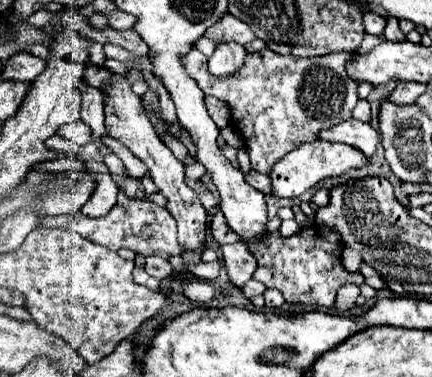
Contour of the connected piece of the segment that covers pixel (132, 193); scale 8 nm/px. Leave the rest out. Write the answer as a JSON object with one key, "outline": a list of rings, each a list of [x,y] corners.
{"outline":[[[127,176],[127,180],[119,182],[117,186],[119,186],[119,190],[121,190],[127,198],[147,198],[147,194],[145,194],[145,190],[143,190],[143,184],[141,184],[141,180],[137,180],[137,178],[129,178],[129,176]]]}

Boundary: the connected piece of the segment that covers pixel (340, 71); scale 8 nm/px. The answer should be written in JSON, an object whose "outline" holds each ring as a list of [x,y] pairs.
{"outline":[[[193,48],[183,58],[183,66],[205,96],[215,96],[229,106],[233,128],[243,136],[253,170],[267,174],[279,158],[299,144],[313,142],[323,128],[351,118],[351,110],[357,104],[357,84],[345,72],[345,64],[351,56],[349,52],[337,52],[317,58],[295,58],[265,48],[247,54],[245,66],[237,74],[215,80],[215,76],[207,72],[205,56]]]}

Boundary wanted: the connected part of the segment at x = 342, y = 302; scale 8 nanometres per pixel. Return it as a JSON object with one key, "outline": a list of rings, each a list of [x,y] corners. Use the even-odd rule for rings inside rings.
{"outline":[[[347,284],[347,286],[339,288],[333,306],[335,306],[337,310],[341,310],[341,312],[347,312],[347,310],[351,310],[351,308],[355,306],[357,296],[359,296],[359,288],[357,288],[355,284]]]}

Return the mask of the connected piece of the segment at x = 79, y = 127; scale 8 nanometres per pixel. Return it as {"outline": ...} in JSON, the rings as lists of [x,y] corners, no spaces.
{"outline":[[[75,120],[71,124],[63,124],[63,128],[59,128],[59,134],[67,140],[71,140],[73,144],[87,144],[91,140],[91,128],[83,122],[83,120]]]}

